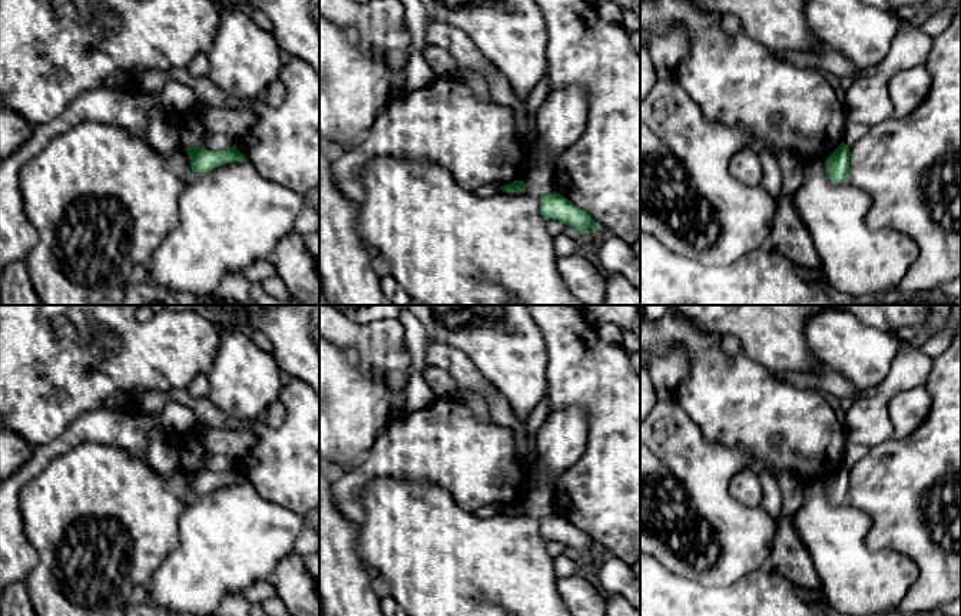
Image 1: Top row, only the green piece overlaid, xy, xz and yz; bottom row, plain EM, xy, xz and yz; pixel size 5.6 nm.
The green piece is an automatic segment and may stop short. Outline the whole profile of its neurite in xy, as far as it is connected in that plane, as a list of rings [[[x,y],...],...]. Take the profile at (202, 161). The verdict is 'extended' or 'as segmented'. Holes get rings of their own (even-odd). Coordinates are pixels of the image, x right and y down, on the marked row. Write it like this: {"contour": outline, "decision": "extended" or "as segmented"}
{"contour": [[[236,143],[219,152],[208,150],[205,146],[185,148],[185,150],[190,158],[190,168],[195,176],[202,176],[221,165],[248,160],[246,156],[238,150]]], "decision": "as segmented"}

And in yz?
{"contour": [[[842,142],[825,160],[826,173],[834,183],[846,179],[849,170],[849,148]]], "decision": "as segmented"}

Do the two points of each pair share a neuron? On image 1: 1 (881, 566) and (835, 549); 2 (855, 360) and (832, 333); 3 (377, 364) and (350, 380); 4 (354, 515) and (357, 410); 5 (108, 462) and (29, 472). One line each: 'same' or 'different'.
1: same
2: same
3: different
4: different
5: different

